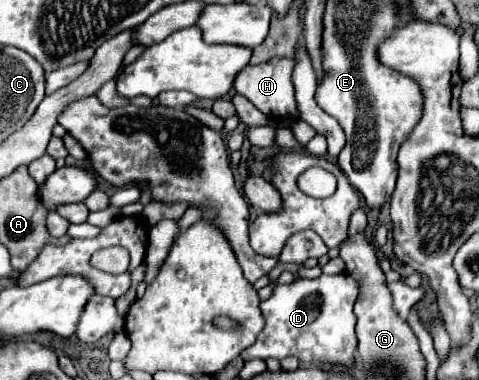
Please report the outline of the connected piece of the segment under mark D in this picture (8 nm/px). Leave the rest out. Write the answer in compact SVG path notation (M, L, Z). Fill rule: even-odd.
M321 274L315 280L297 278L291 284L277 286L273 296L261 302L265 328L257 342L241 352L243 360L297 356L301 362L339 362L353 364L357 350L353 304L359 294L357 282L347 274Z

